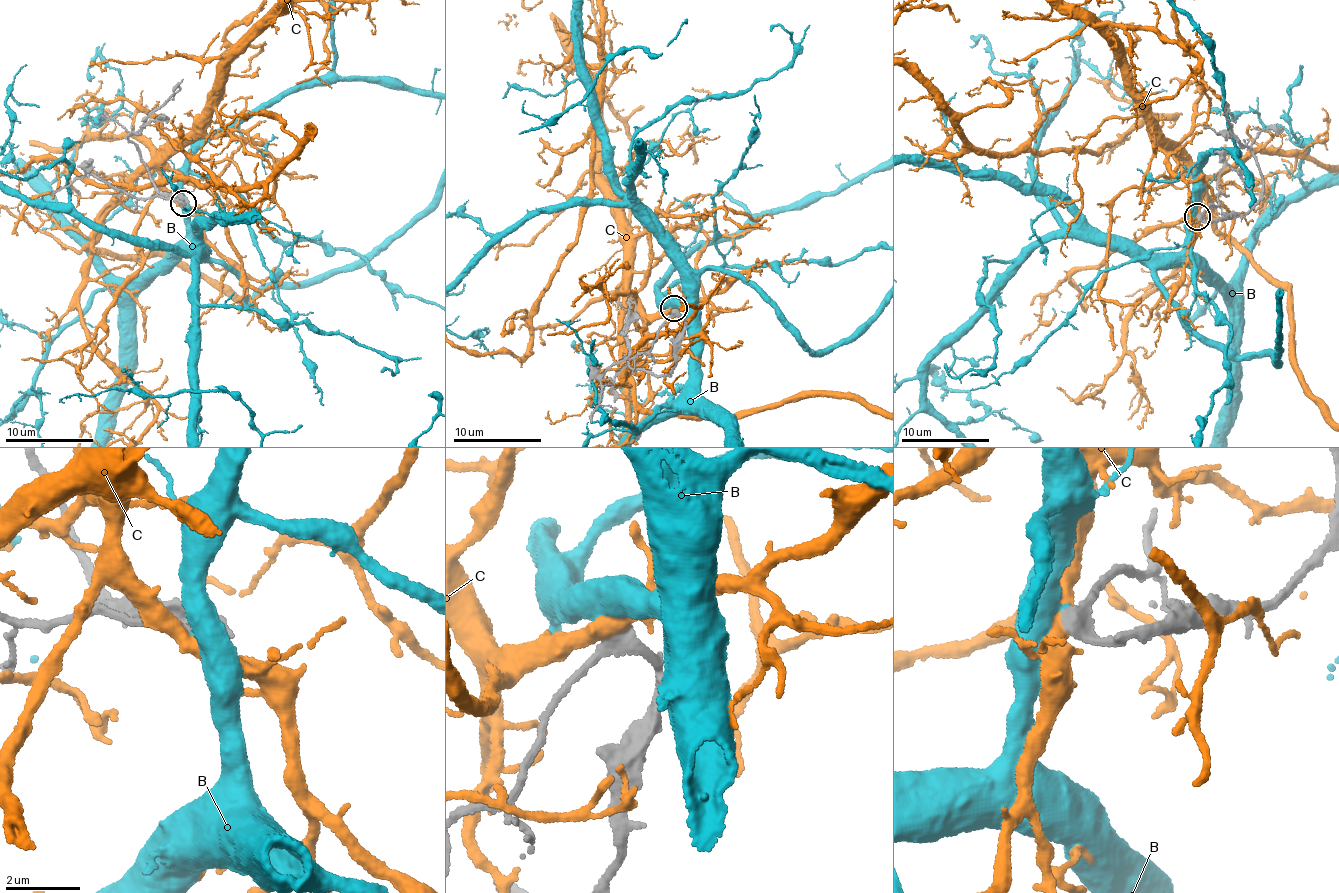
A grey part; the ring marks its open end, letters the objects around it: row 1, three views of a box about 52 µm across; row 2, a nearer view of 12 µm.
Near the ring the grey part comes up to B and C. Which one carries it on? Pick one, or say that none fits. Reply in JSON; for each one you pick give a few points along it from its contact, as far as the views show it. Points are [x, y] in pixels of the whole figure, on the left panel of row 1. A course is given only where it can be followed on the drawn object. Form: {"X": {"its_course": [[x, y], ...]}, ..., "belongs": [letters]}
{"belongs": []}

